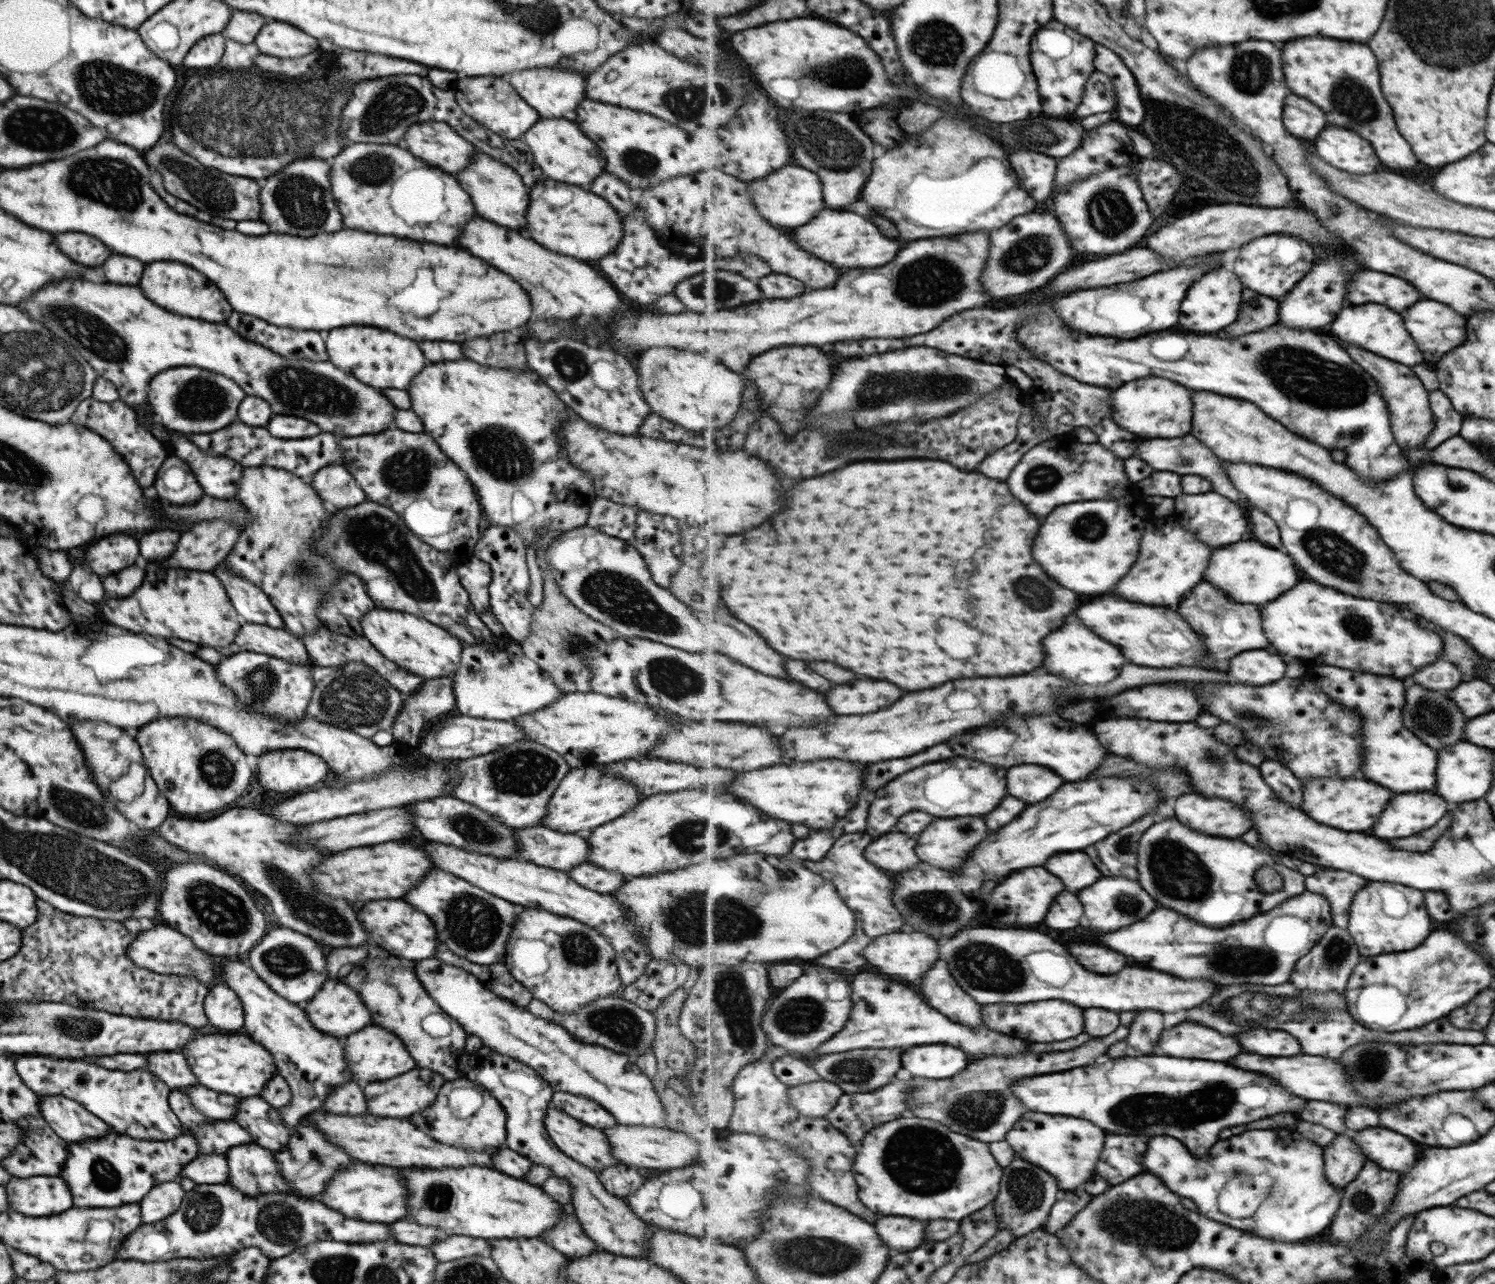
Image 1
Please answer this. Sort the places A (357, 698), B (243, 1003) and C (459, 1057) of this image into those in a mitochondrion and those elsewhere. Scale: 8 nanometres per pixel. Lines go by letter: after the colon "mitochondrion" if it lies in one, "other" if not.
A: mitochondrion
B: other
C: other

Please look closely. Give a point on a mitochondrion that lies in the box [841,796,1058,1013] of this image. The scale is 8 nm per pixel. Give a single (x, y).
(979, 965)

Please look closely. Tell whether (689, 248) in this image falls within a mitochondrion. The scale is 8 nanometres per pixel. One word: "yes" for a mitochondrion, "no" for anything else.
yes

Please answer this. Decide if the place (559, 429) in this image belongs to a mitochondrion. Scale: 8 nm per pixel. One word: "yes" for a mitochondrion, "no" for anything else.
no

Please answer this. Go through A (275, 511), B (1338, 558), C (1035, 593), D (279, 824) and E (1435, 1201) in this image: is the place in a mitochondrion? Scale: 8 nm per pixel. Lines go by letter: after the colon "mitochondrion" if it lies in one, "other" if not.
A: other
B: mitochondrion
C: mitochondrion
D: other
E: other

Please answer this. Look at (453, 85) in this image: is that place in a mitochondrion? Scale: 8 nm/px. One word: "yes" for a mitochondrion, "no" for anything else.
no

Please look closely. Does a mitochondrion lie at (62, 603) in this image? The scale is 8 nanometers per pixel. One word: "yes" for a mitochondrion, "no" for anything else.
no

